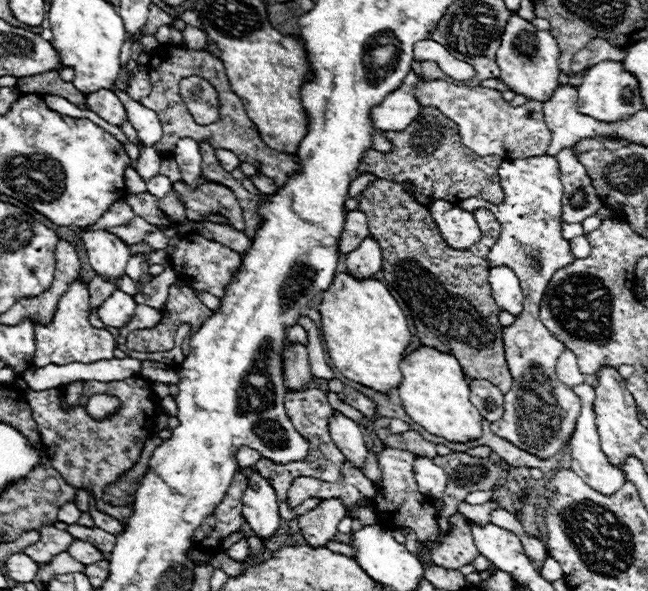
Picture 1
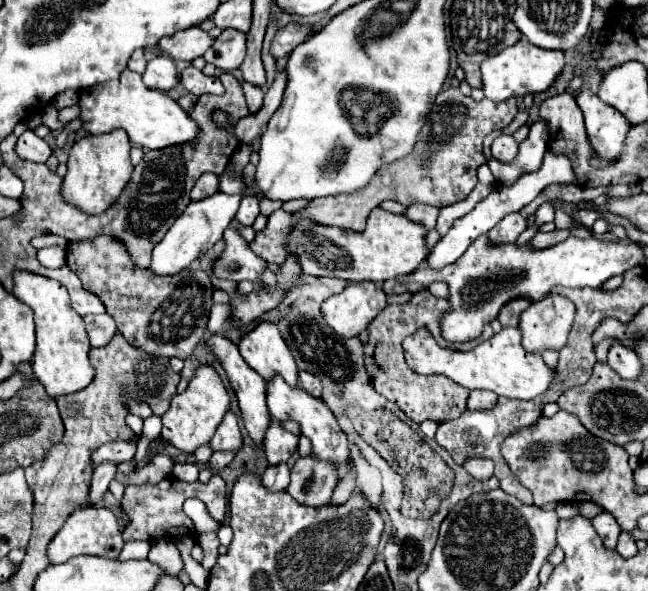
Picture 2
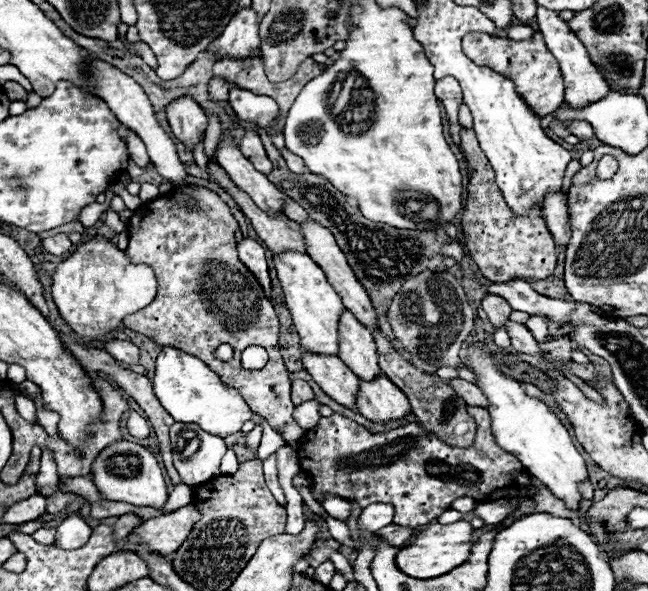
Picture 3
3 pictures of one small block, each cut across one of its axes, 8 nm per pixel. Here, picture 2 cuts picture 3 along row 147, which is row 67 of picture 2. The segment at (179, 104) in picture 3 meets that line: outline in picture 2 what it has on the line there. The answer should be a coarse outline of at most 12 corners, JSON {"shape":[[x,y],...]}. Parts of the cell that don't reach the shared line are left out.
{"shape":[[186,66],[180,84],[196,94],[222,94],[224,86],[216,76],[206,76]]}

